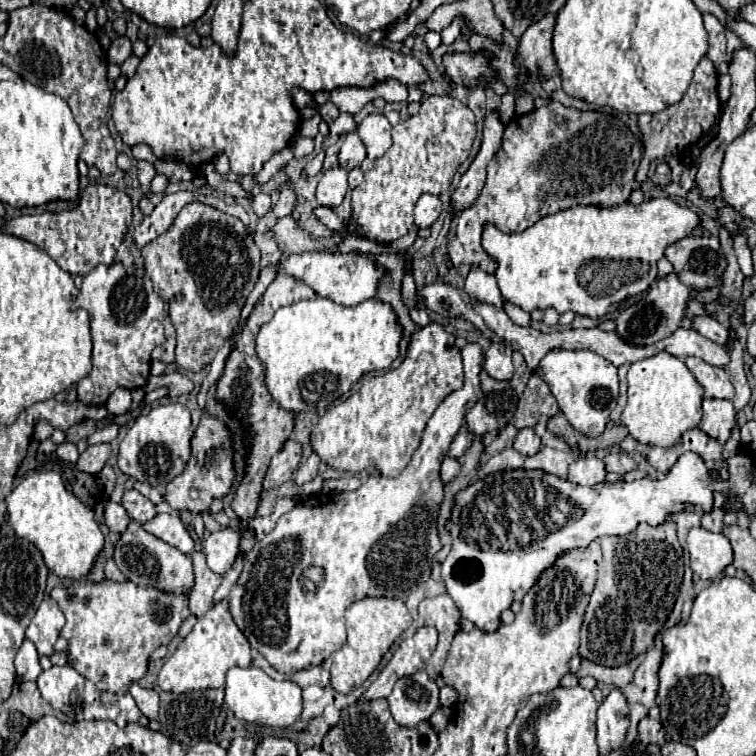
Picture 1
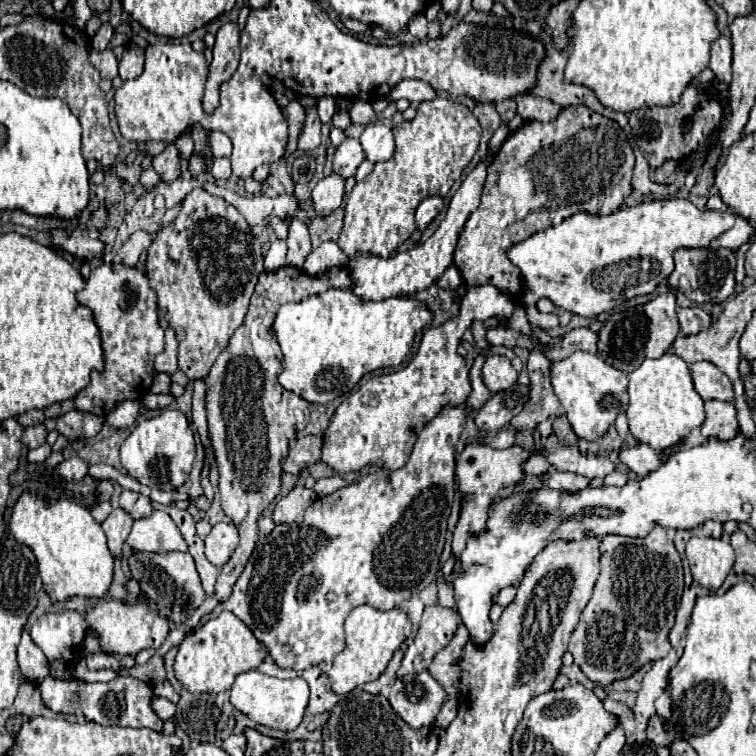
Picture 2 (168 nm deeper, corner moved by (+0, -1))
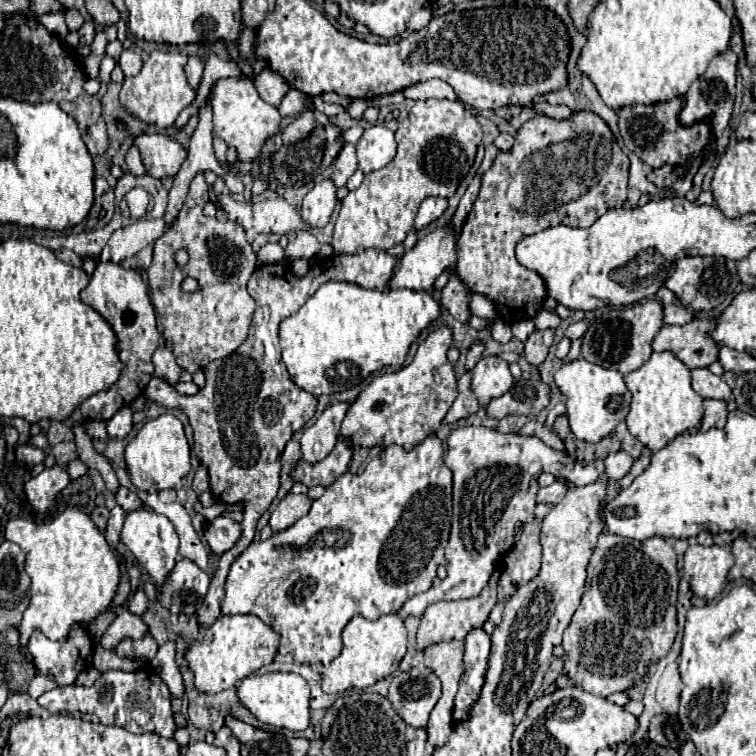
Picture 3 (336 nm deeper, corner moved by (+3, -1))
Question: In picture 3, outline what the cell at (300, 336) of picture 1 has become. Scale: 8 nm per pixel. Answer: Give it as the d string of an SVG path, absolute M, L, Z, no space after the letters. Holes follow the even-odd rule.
M326 282L320 286L306 304L280 324L282 360L292 380L314 396L336 394L364 382L372 372L386 366L400 368L406 360L406 348L420 336L420 332L440 316L438 300L426 290L368 290L350 282Z

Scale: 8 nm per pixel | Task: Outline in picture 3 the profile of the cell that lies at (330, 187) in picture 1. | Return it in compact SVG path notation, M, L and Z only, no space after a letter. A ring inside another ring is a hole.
M332 180L318 182L306 196L300 208L300 216L314 228L324 228L336 206L336 186Z

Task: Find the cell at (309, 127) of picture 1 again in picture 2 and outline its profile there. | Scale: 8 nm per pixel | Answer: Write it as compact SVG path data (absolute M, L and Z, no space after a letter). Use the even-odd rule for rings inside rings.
M331 96L319 98L319 102L317 102L317 112L319 112L319 120L321 120L323 124L329 124L329 122L331 122L331 116L335 114L335 98L331 98Z

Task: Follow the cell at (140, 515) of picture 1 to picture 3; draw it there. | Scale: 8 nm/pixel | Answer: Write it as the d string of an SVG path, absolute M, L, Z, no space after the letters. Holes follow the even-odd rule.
M120 488L120 490L118 490L116 502L118 502L118 506L122 506L126 512L132 512L132 510L140 508L140 504L142 504L140 498L138 498L134 492L130 492L128 488Z

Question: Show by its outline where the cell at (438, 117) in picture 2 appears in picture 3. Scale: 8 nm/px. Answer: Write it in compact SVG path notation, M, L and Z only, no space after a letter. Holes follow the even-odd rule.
M436 98L418 100L412 106L412 110L408 112L408 116L404 120L400 120L400 124L398 124L396 158L382 170L364 176L364 182L360 184L360 188L348 192L348 196L342 200L340 214L338 214L336 226L334 226L334 240L332 240L334 252L336 254L358 254L358 252L364 252L366 248L388 250L394 244L404 242L406 234L414 228L414 216L424 198L454 196L456 188L460 186L460 182L466 178L466 174L472 168L480 140L482 140L482 128L478 124L478 120L474 118L474 114L470 110L466 110L466 106L462 102L436 100Z

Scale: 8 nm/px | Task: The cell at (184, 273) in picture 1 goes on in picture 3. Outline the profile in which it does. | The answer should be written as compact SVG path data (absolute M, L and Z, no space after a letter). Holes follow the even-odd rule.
M200 172L200 174L196 174L196 178L190 184L186 204L180 210L176 222L170 228L166 228L166 232L156 240L154 260L152 260L152 266L148 268L152 306L156 310L156 318L160 316L166 346L172 350L178 366L190 374L206 368L216 358L224 358L224 356L232 354L248 336L248 326L250 326L252 314L256 310L256 302L252 300L252 296L246 290L246 282L252 276L252 272L256 270L256 252L246 242L246 234L240 224L228 222L228 220L218 222L216 218L204 216L204 204L208 202L208 196L210 196L210 188L204 180L204 174ZM176 250L188 252L188 262L184 266L178 266L174 262ZM188 276L192 276L200 282L200 290L194 294L188 294L180 288L182 280Z

